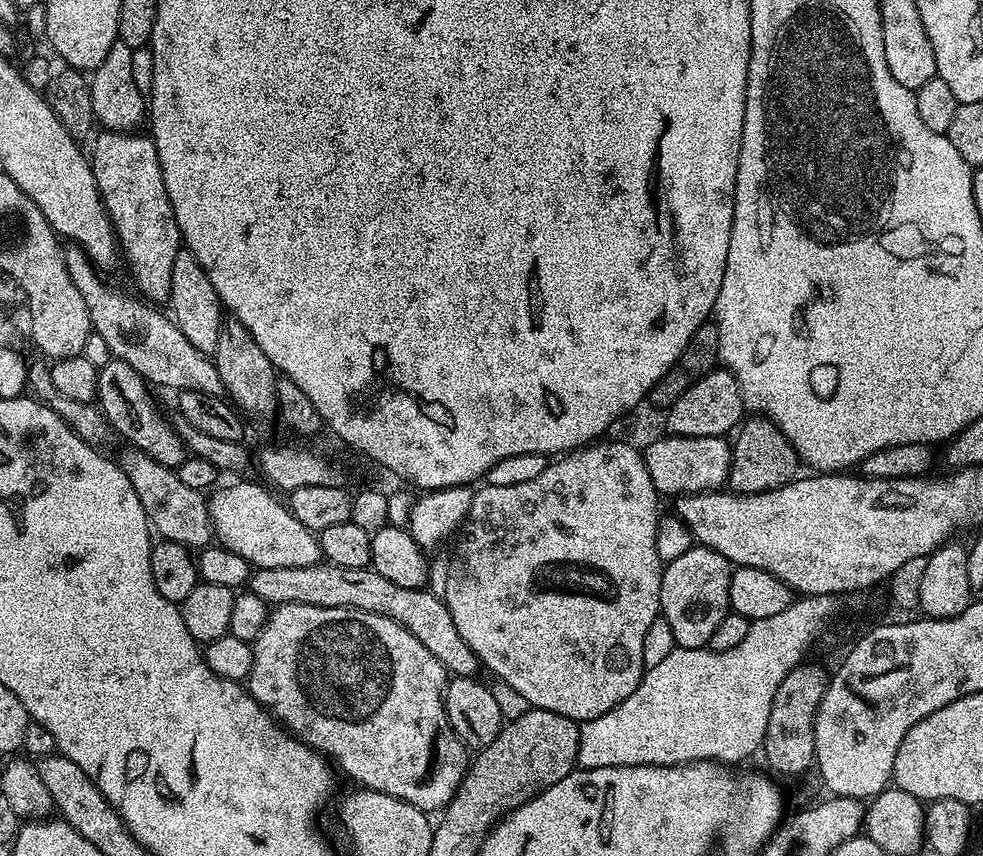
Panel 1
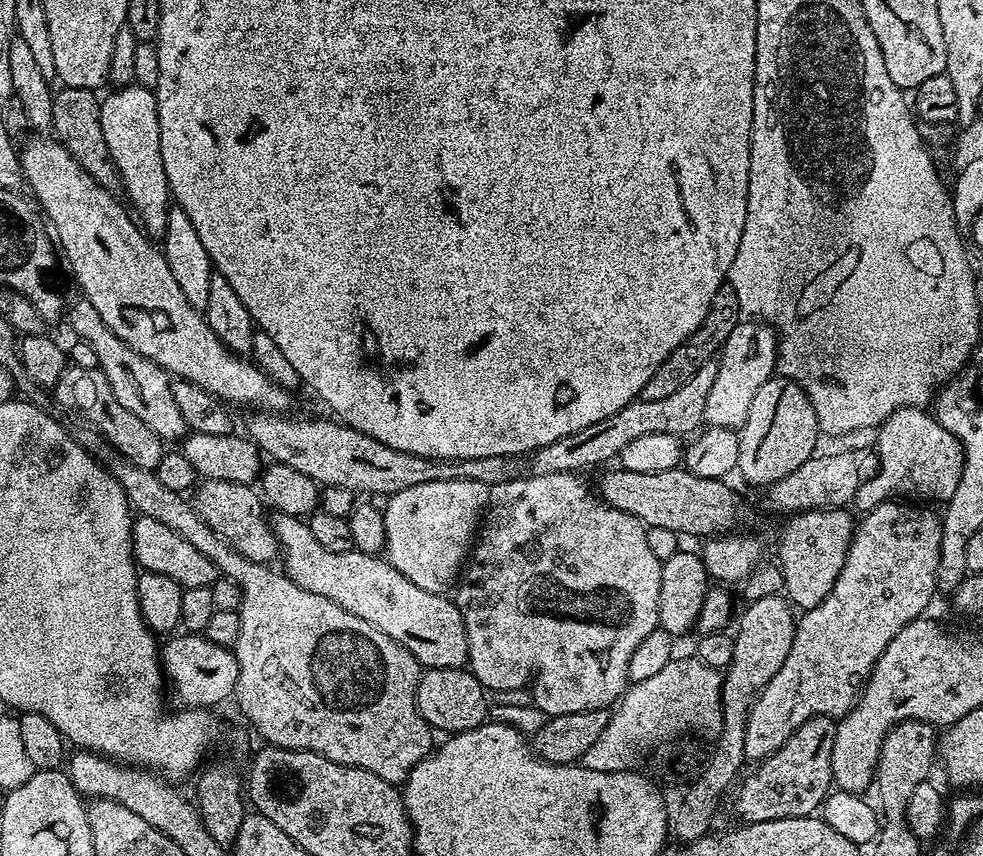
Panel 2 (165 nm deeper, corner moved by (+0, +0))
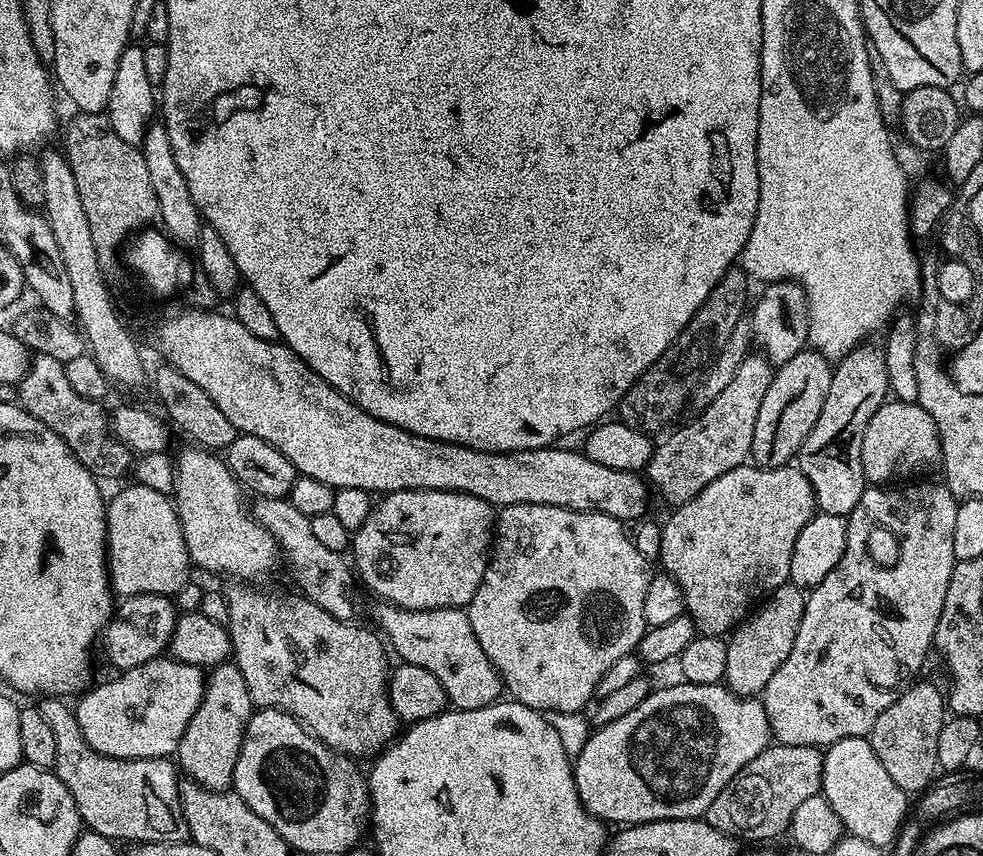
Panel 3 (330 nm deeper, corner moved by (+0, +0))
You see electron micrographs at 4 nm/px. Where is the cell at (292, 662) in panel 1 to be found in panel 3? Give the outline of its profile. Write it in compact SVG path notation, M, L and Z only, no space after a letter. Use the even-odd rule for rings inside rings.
M252 582L229 584L232 585L226 588L226 627L232 640L232 656L246 678L246 690L250 690L250 698L257 709L281 708L299 720L325 746L353 758L375 757L397 739L396 711L388 697L389 653L385 641L375 631L359 628L356 622L334 618L326 614L322 606L300 594L271 596Z

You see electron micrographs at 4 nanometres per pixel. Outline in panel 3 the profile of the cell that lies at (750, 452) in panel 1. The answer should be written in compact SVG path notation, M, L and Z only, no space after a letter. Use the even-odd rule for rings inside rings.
M815 350L794 354L790 362L775 369L770 386L766 390L766 398L762 398L762 406L758 406L758 422L754 422L754 442L750 460L757 468L781 468L782 465L795 461L802 442L806 442L806 434L814 430L814 422L818 422L818 414L822 414L822 402L826 402L826 394L830 394L832 370L833 365Z

